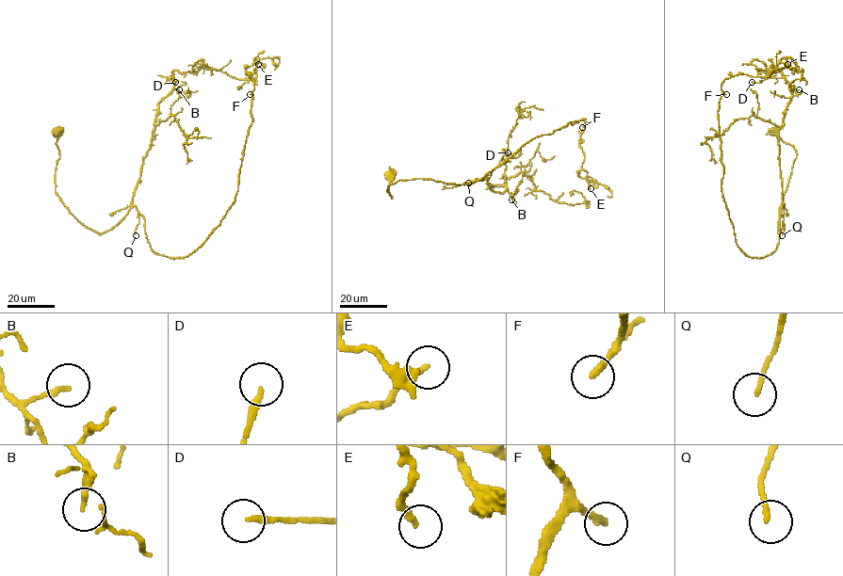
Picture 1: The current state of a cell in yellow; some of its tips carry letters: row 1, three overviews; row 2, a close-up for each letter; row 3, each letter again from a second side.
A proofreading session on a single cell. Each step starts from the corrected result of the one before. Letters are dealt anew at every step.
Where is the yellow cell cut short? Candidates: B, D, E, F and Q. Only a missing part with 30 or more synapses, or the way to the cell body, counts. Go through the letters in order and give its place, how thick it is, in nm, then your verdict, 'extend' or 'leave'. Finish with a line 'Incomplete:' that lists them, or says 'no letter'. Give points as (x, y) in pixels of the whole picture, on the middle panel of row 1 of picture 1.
B: (511, 200) | 180 nm | leave
D: (508, 152) | 220 nm | extend
E: (591, 188) | 220 nm | leave
F: (582, 127) | 240 nm | extend
Q: (468, 183) | 150 nm | leave
Incomplete: D, F

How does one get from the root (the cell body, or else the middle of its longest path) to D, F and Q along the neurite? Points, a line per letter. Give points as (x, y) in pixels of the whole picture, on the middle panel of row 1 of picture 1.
D: (390, 176), (392, 198), (389, 185), (413, 179), (450, 184), (485, 179), (493, 191), (503, 192), (508, 152)
F: (390, 176), (392, 198), (388, 186), (400, 180), (475, 182), (532, 138), (583, 118), (582, 127)
Q: (390, 176), (392, 198), (388, 186), (400, 180), (471, 184), (468, 183)

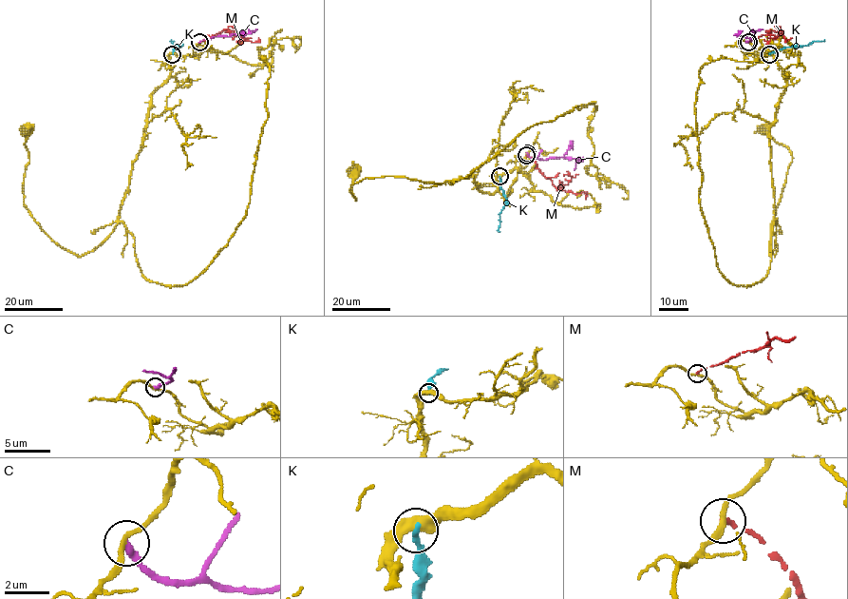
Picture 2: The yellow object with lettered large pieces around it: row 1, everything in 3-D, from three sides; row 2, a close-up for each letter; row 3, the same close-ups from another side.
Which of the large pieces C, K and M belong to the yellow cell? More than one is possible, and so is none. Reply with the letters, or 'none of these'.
none of these

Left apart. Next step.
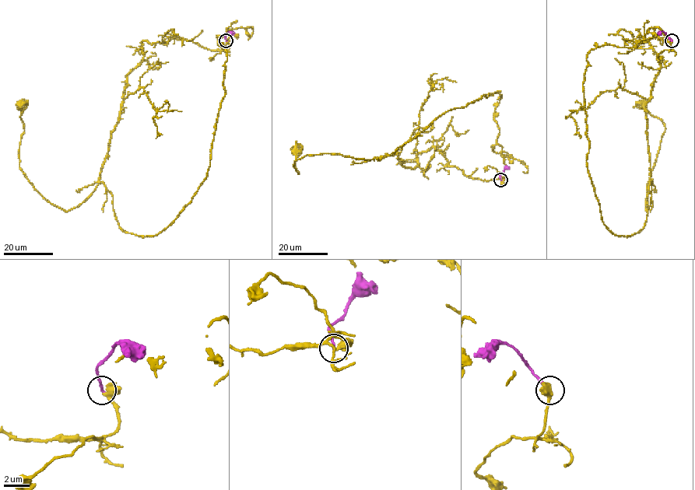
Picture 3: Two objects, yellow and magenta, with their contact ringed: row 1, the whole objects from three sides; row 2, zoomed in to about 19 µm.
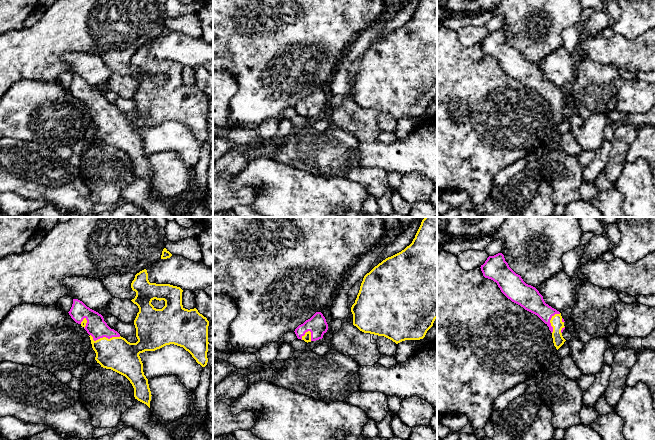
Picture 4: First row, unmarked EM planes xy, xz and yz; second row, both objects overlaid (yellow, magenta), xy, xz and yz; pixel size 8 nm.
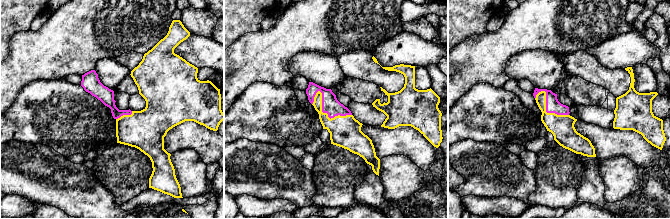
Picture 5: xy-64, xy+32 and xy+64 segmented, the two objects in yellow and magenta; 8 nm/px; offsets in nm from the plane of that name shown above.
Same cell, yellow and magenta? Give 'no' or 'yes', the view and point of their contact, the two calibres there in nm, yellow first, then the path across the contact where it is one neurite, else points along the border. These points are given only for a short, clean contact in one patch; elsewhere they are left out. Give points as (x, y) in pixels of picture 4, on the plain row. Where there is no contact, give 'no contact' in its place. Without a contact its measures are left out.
yes; meets yellow in xy at (104, 113); 260 nm thick on the yellow side, 160 nm on the other; runs through xy (116, 129), (104, 113), (96, 102)

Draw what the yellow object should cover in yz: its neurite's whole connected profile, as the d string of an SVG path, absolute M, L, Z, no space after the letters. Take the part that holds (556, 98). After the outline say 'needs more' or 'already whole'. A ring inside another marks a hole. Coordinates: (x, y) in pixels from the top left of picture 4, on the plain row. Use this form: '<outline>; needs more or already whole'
M502 29L489 32L480 44L483 52L496 58L508 75L537 91L549 103L557 126L564 120L566 116L562 108L565 105L565 97L561 89L546 80L539 67L526 60L521 52L509 43Z; needs more

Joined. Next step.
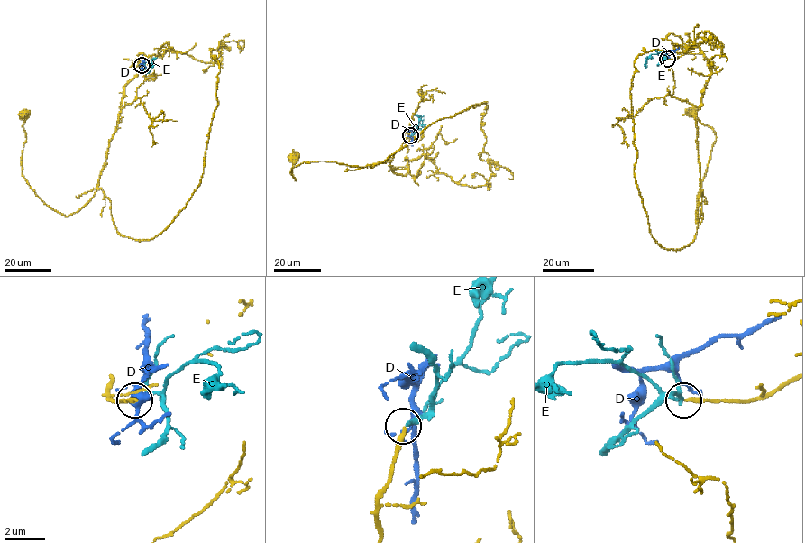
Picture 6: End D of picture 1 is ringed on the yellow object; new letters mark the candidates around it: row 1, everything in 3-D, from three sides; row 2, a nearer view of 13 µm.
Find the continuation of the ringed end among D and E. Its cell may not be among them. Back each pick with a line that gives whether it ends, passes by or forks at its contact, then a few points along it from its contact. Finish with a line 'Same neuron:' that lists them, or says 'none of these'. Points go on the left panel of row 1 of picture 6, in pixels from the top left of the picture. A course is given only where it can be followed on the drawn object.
E: it passes by; course (141, 65), (150, 61), (152, 67), (146, 74)
Same neuron: E

